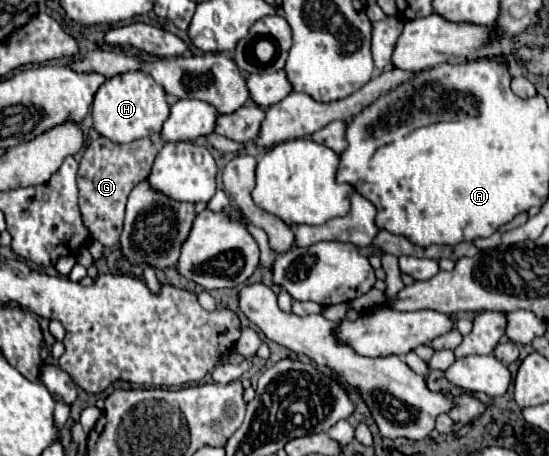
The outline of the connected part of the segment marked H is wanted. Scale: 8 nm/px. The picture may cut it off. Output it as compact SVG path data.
M127 71L123 75L107 79L97 89L93 97L91 115L93 115L93 129L99 135L115 143L131 143L151 133L159 133L161 125L169 117L169 105L163 87L157 85L151 75L141 71Z

